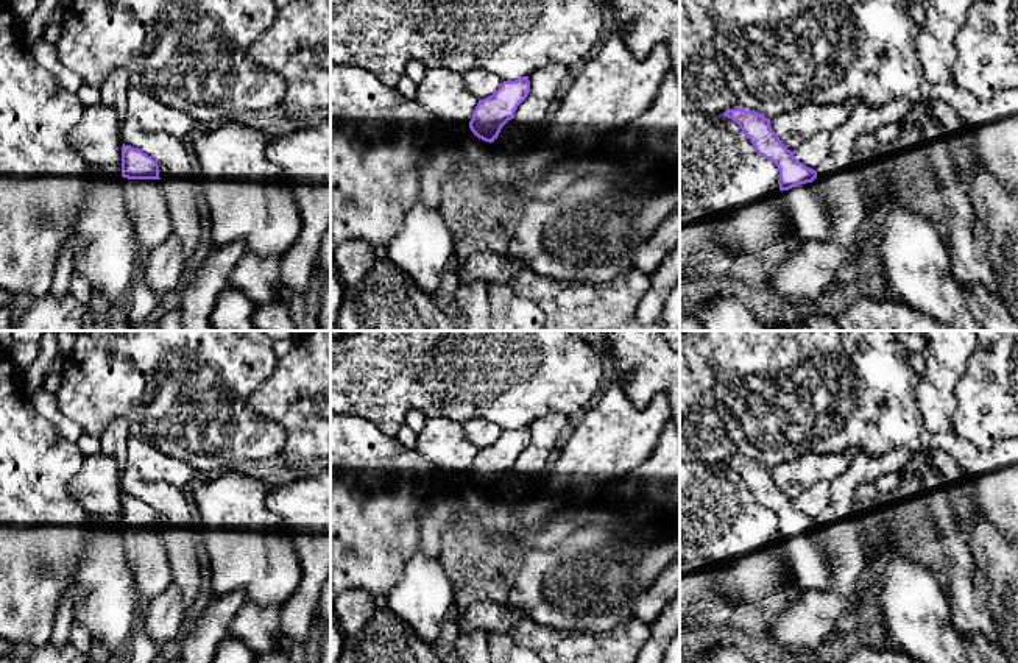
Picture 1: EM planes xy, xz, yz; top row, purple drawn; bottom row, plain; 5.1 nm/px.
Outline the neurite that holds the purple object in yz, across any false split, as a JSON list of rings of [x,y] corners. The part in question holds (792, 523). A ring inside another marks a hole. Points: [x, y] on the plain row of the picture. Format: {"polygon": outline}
{"polygon": [[[741,457],[722,465],[739,474],[759,505],[772,510],[779,521],[779,540],[797,585],[803,591],[831,588],[832,566],[826,548],[815,543],[812,530],[817,521],[800,512],[770,476],[770,468]]]}

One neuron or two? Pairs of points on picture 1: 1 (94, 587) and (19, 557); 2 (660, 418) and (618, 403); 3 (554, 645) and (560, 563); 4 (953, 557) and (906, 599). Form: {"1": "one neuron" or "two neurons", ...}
{"1": "two neurons", "2": "one neuron", "3": "two neurons", "4": "two neurons"}

